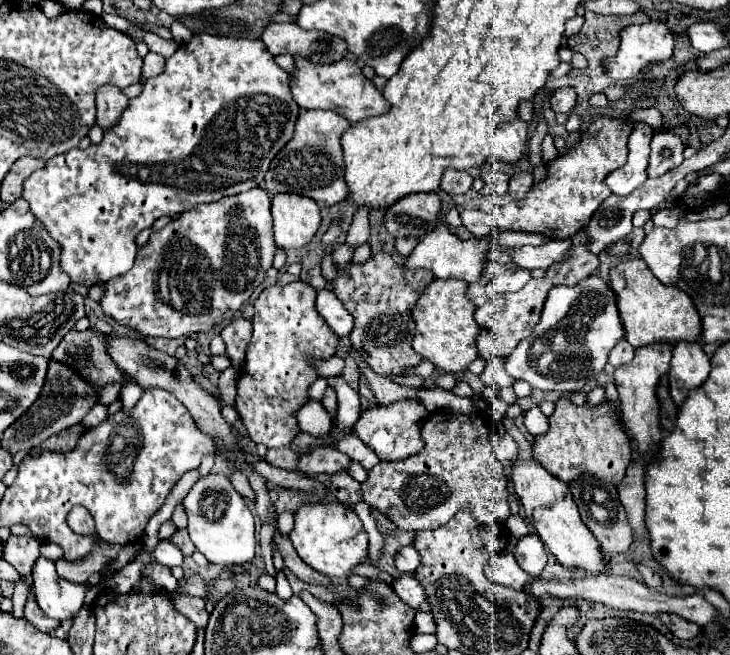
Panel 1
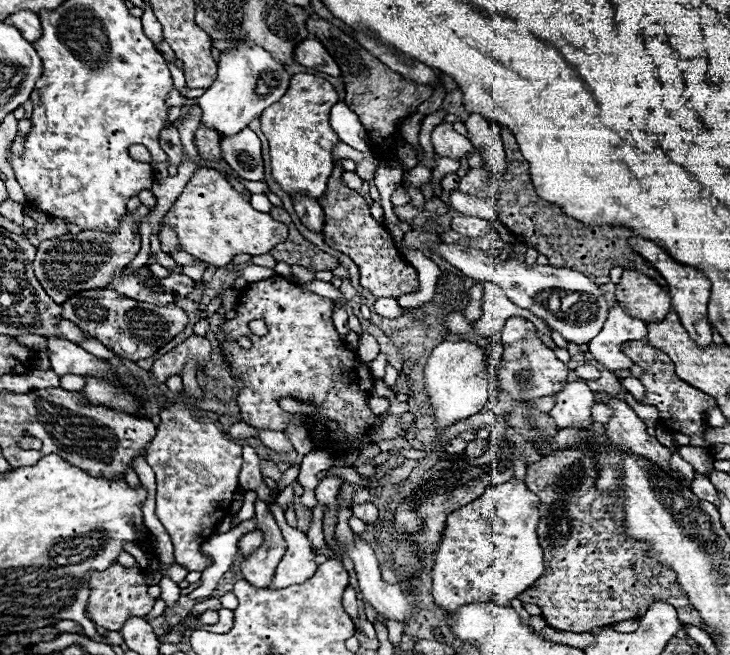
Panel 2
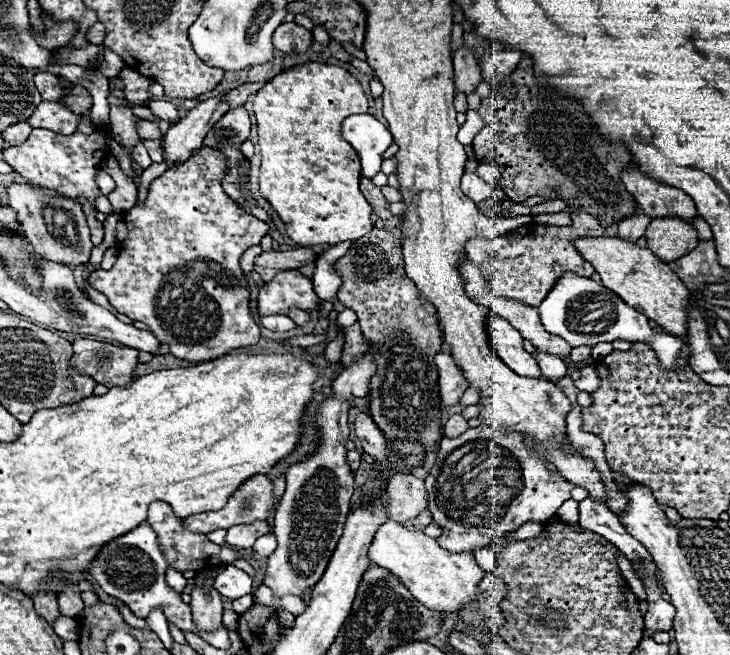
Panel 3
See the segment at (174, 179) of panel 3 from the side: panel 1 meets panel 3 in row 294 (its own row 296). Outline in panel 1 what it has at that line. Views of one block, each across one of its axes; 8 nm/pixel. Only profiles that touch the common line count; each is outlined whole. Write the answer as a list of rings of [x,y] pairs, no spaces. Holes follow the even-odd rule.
[[[254,188],[242,194],[226,196],[212,204],[200,204],[180,216],[176,216],[162,230],[152,232],[146,246],[138,248],[134,266],[110,280],[106,286],[106,296],[102,298],[102,308],[108,316],[124,326],[138,330],[144,336],[164,336],[180,338],[198,332],[208,332],[216,324],[230,318],[262,284],[264,274],[272,268],[276,254],[276,244],[272,236],[272,216],[270,216],[270,196],[262,188]]]

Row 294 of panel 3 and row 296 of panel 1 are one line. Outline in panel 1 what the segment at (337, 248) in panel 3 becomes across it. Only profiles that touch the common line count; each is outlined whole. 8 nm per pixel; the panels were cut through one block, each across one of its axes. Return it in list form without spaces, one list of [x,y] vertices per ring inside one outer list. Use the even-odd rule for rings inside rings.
[[[320,290],[318,292],[318,300],[316,300],[318,312],[326,318],[326,322],[330,324],[330,328],[340,336],[348,336],[354,328],[354,318],[352,314],[344,308],[344,304],[336,298],[336,294],[332,290]]]

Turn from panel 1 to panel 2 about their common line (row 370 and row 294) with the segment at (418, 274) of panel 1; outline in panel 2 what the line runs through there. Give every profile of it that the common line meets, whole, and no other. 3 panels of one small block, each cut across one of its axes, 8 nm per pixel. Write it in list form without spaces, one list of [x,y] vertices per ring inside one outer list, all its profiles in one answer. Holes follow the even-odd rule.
[[[340,162],[334,164],[332,176],[328,180],[328,188],[324,196],[320,196],[320,206],[324,208],[324,242],[344,254],[348,254],[360,268],[360,284],[368,288],[374,296],[392,296],[398,298],[402,294],[410,294],[418,290],[418,274],[416,270],[406,262],[406,258],[398,252],[394,246],[392,236],[384,226],[378,226],[378,222],[370,216],[368,204],[364,198],[346,188],[340,178],[342,178],[342,166]]]

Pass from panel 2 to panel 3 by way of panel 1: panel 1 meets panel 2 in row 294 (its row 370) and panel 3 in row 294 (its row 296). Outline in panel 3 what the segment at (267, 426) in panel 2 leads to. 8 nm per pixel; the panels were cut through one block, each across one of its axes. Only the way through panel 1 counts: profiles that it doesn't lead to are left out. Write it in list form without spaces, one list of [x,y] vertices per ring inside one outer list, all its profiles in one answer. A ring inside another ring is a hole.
[[[284,270],[260,288],[258,312],[260,316],[288,314],[290,308],[312,312],[320,306],[320,298],[312,290],[312,280],[298,270]]]

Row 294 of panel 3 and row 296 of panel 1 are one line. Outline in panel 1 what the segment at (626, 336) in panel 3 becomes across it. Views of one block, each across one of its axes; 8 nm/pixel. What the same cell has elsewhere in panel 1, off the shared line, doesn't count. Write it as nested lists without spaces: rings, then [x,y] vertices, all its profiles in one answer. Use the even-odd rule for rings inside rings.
[[[588,276],[576,286],[556,286],[548,290],[548,300],[540,322],[534,332],[522,340],[512,356],[506,358],[506,372],[516,380],[526,380],[532,388],[550,392],[558,390],[562,394],[582,392],[606,366],[608,354],[616,342],[624,338],[624,326],[616,308],[616,294],[602,276]],[[542,352],[552,352],[554,362],[540,372],[538,358]]]

